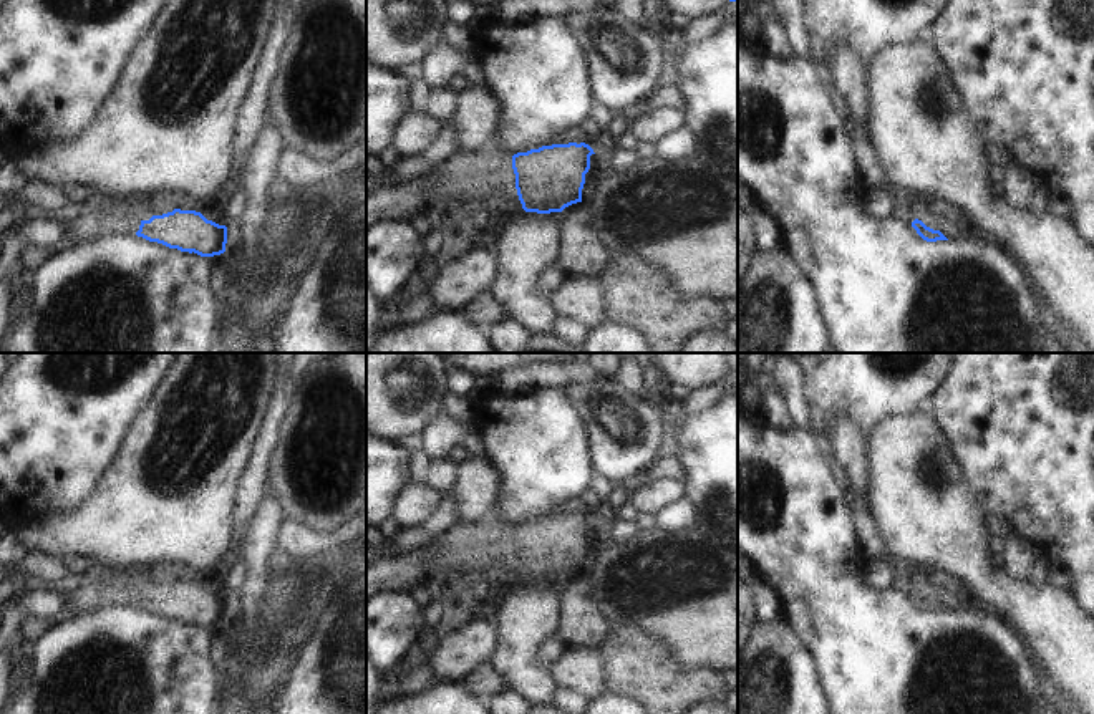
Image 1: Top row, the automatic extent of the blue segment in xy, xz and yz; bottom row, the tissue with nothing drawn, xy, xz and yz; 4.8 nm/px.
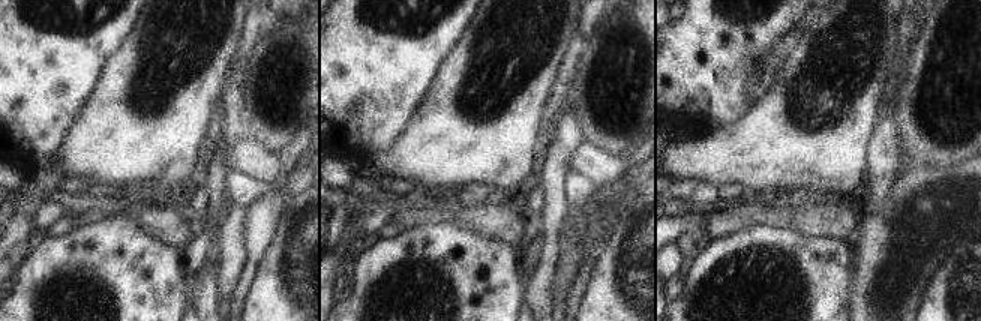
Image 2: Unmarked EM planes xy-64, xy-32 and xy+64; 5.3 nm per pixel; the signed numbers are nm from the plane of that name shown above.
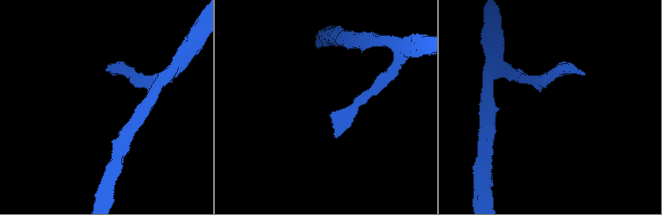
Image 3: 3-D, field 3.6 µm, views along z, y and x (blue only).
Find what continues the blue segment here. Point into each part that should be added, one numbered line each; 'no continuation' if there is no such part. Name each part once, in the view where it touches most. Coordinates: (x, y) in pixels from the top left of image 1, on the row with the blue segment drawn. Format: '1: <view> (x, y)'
1: xy (87, 227)

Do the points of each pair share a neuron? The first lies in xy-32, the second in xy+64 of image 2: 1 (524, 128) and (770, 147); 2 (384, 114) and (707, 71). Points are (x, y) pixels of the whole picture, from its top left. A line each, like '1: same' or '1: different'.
1: same
2: same

